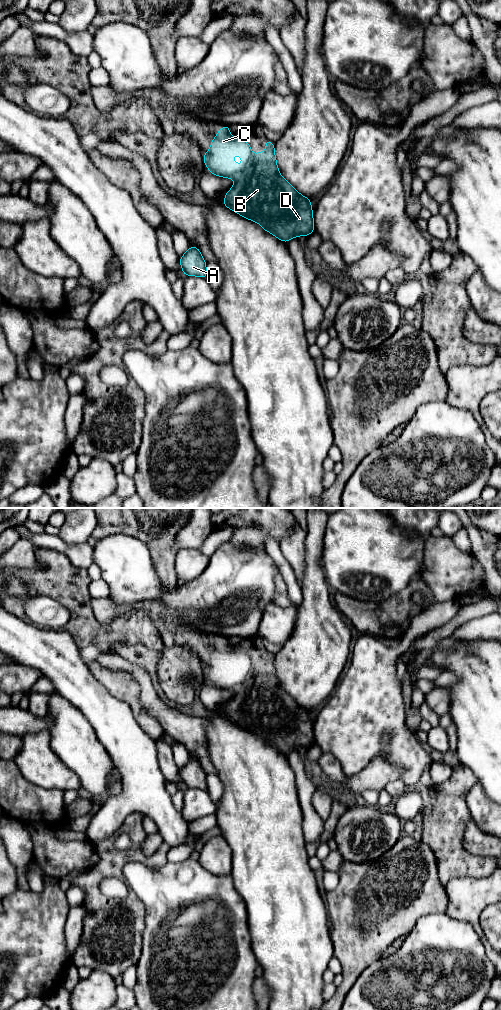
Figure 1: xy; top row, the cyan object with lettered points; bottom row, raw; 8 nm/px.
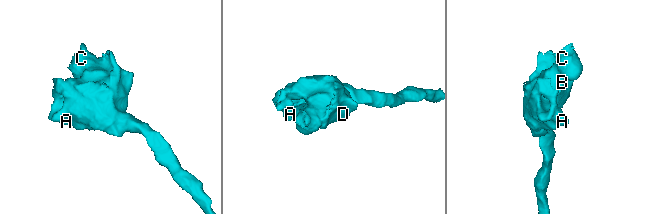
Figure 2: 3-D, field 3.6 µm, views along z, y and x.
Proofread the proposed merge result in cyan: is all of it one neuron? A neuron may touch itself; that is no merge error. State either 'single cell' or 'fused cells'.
single cell

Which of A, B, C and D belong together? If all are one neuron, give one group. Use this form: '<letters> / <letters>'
A B C D

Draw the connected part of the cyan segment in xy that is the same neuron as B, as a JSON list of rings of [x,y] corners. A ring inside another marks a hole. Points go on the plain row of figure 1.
[[[224,636],[224,639],[219,641],[209,663],[203,666],[203,673],[211,686],[234,691],[236,694],[224,707],[225,713],[222,716],[244,730],[257,734],[265,743],[283,754],[287,755],[301,747],[309,748],[315,741],[311,711],[302,708],[281,688],[276,674],[274,655],[268,651],[265,655],[266,662],[253,668],[248,654],[232,649],[228,637]],[[233,666],[241,669],[243,672],[241,678],[233,672]]]

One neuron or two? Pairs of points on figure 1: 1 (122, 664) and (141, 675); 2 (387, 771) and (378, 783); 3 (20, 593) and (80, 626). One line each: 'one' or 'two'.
1: one
2: one
3: two

